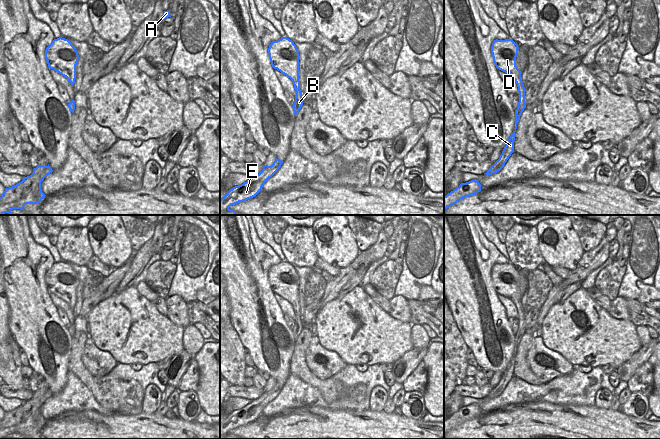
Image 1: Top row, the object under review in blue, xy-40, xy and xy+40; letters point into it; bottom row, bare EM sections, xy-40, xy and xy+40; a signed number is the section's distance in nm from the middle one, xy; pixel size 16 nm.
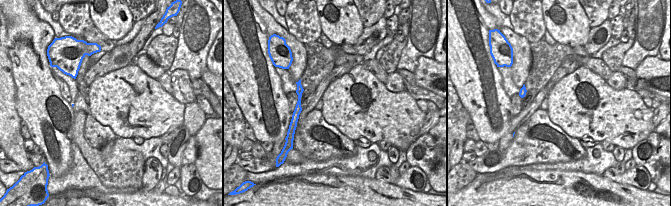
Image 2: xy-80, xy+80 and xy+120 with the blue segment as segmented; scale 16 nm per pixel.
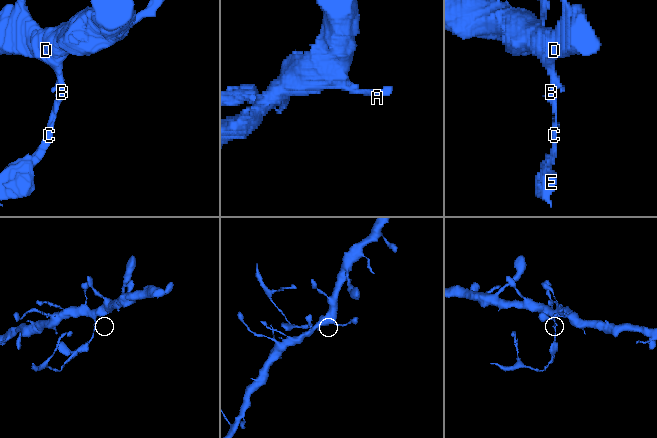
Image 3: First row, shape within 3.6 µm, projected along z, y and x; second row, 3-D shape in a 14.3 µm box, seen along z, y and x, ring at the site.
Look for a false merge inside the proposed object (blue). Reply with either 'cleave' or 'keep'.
cleave

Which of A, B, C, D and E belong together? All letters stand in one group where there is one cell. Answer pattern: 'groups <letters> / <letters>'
groups A D / B C E

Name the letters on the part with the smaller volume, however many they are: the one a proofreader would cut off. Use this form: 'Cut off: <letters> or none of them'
Cut off: B, C, E.

